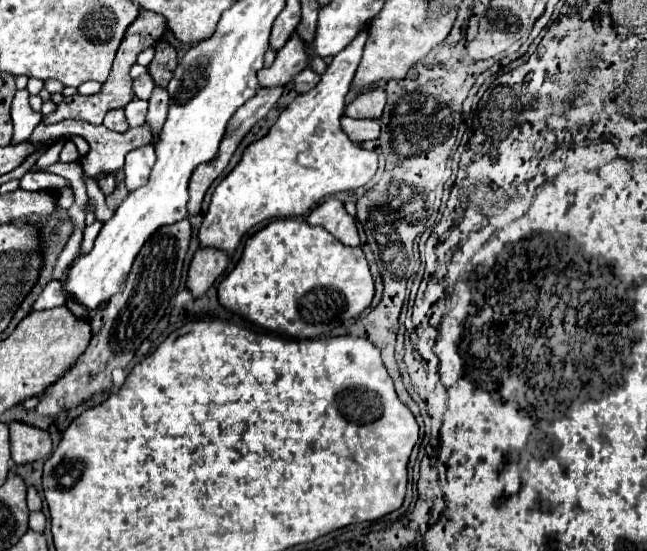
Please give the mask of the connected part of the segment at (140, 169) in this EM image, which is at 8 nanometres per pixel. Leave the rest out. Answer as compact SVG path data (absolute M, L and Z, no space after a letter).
M150 143L136 147L126 155L124 171L126 171L128 191L134 191L148 181L148 175L150 175L154 161L156 161L156 155L154 155L154 147Z

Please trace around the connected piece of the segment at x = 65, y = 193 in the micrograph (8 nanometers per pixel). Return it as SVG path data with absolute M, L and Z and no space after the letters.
M71 187L61 189L56 196L57 204L64 209L69 209L74 202L74 193Z

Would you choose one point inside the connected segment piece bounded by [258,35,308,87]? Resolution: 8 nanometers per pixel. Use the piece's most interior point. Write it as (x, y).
(291, 59)

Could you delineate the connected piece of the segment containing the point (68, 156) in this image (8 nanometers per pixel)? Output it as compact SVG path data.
M68 140L62 147L62 153L60 153L60 161L64 161L64 163L70 163L70 161L76 161L79 158L80 153L78 153L78 149L76 145Z

